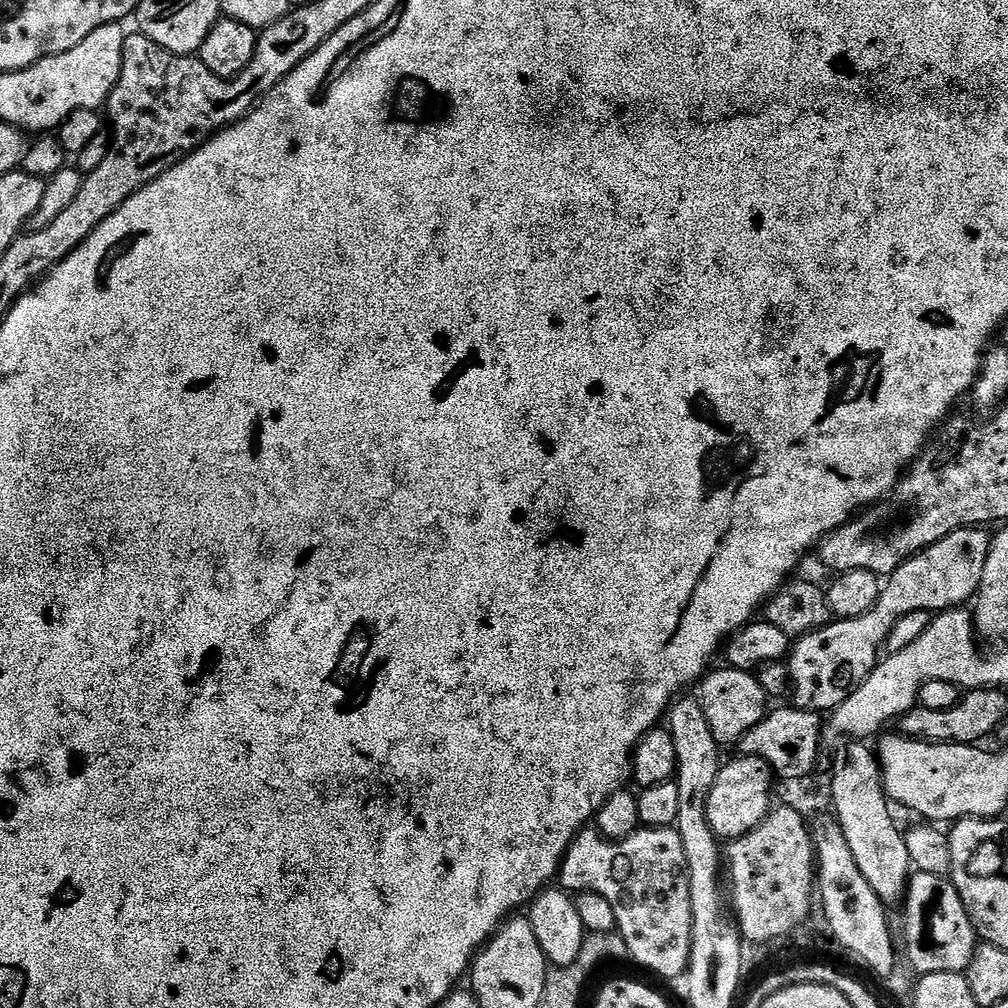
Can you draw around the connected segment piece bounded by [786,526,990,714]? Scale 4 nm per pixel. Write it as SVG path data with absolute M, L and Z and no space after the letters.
M983 527L959 528L929 548L911 556L883 581L880 597L866 614L849 620L833 619L822 628L808 632L791 645L786 667L790 677L790 696L804 712L831 714L846 698L870 678L882 659L898 618L906 614L939 614L959 609L980 591L982 570L986 570L990 536Z

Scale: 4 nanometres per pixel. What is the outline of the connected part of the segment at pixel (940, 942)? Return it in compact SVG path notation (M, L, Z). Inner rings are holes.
M916 872L909 879L908 893L902 904L902 938L900 937L900 950L909 966L916 972L915 975L925 976L928 973L965 973L973 960L978 949L978 937L976 928L973 926L969 912L965 903L962 902L961 895L957 888L947 877ZM925 926L928 928L928 942L922 945L919 942L920 934Z

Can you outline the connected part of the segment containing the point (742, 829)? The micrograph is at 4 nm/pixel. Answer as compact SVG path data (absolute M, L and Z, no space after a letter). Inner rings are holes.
M737 755L737 760L732 760L723 765L717 780L710 790L706 814L708 822L713 828L716 837L721 841L731 842L750 834L750 830L757 828L768 817L773 807L772 780L774 773L770 765L757 756Z

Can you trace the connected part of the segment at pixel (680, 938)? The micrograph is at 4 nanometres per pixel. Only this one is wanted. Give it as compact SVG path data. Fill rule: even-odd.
M589 826L577 834L568 845L568 852L560 864L558 884L569 894L593 892L616 907L616 932L624 939L628 955L648 972L676 980L689 969L692 952L691 878L682 838L675 827L645 828L630 834L622 841L609 840Z

